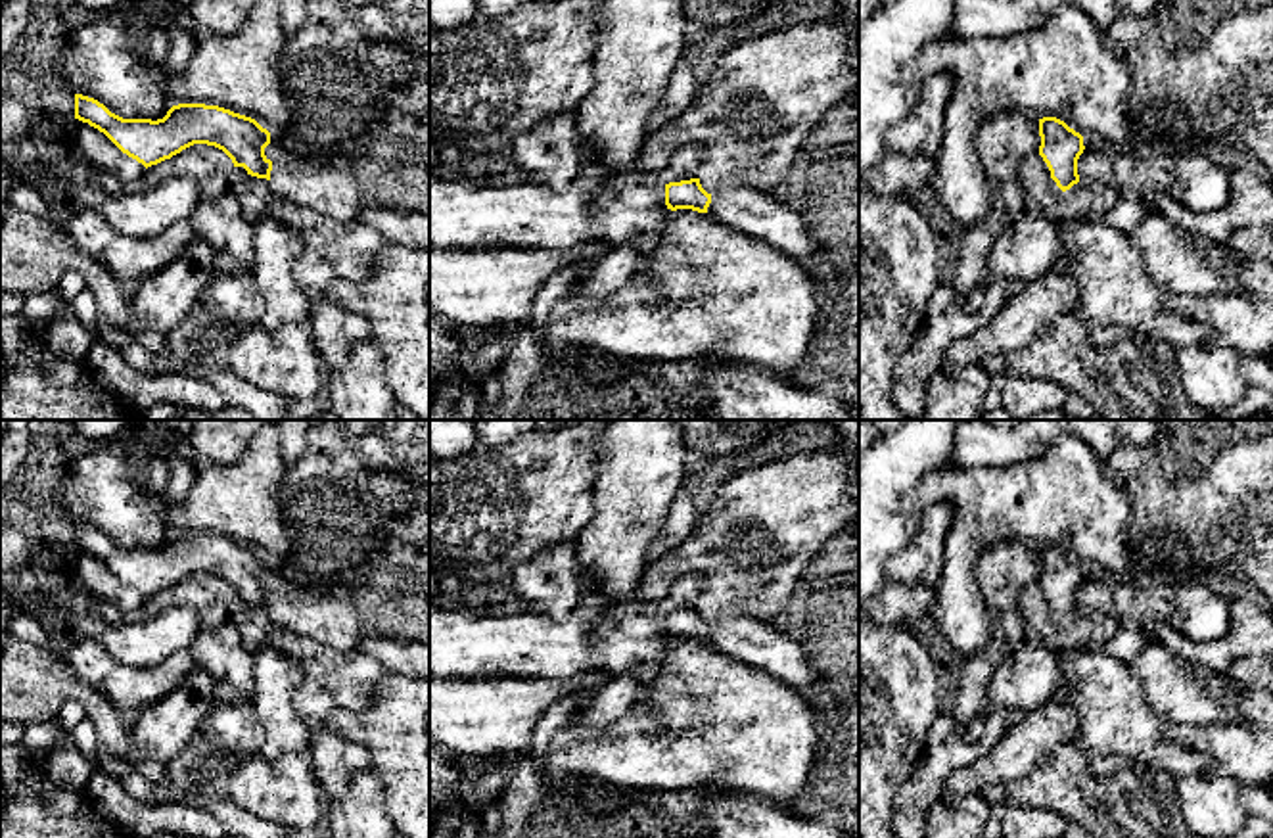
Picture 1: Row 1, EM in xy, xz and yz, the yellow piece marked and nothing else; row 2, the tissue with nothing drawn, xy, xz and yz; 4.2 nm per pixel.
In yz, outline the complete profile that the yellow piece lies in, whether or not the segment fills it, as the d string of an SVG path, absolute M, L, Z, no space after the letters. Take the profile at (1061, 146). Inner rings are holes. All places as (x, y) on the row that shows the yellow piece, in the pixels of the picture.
M1056 117L1039 119L1039 155L1051 171L1051 178L1066 192L1079 182L1077 159L1083 153L1083 136Z

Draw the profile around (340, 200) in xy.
M309 157L307 169L289 169L280 159L272 161L268 182L280 201L339 222L357 221L364 209L351 171L316 157Z

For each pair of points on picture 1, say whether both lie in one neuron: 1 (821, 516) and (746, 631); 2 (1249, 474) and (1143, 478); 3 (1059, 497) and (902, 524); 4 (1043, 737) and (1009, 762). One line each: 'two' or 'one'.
1: two
2: one
3: two
4: one

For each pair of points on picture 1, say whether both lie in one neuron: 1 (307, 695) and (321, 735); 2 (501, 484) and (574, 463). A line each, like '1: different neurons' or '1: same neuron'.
1: same neuron
2: same neuron

